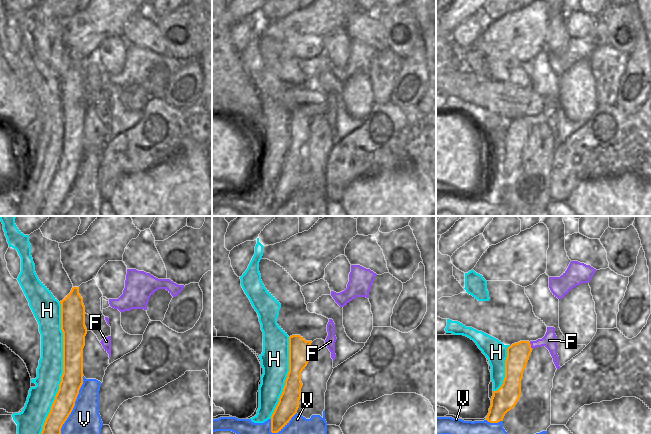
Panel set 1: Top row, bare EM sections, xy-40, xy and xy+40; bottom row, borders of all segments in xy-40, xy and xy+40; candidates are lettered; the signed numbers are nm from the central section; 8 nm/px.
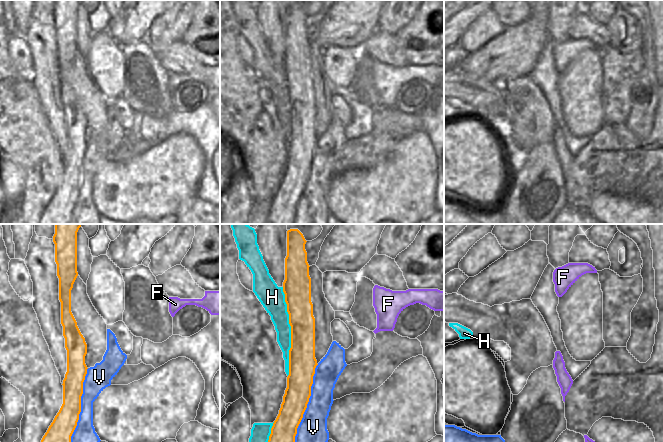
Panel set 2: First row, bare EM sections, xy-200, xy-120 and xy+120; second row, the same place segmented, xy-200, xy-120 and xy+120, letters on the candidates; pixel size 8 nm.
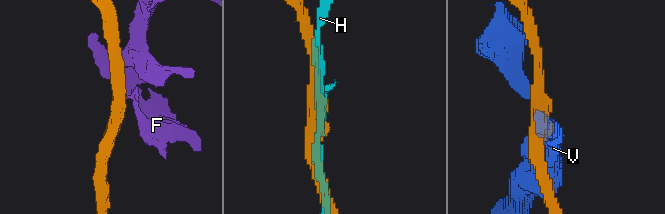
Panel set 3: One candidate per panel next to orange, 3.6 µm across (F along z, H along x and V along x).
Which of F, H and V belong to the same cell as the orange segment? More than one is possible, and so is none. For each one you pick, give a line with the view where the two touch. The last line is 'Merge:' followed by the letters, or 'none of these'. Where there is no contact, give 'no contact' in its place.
Merge: none of these

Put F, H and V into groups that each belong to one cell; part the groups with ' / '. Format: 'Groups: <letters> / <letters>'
Groups: F / H / V

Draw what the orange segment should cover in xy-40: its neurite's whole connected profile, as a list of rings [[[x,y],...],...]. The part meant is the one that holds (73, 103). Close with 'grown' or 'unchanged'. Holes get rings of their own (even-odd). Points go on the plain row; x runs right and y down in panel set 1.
[[[79,63],[60,77],[63,108],[63,150],[59,166],[38,216],[58,216],[61,204],[71,190],[83,160],[83,124],[87,104],[85,82]]] | unchanged

